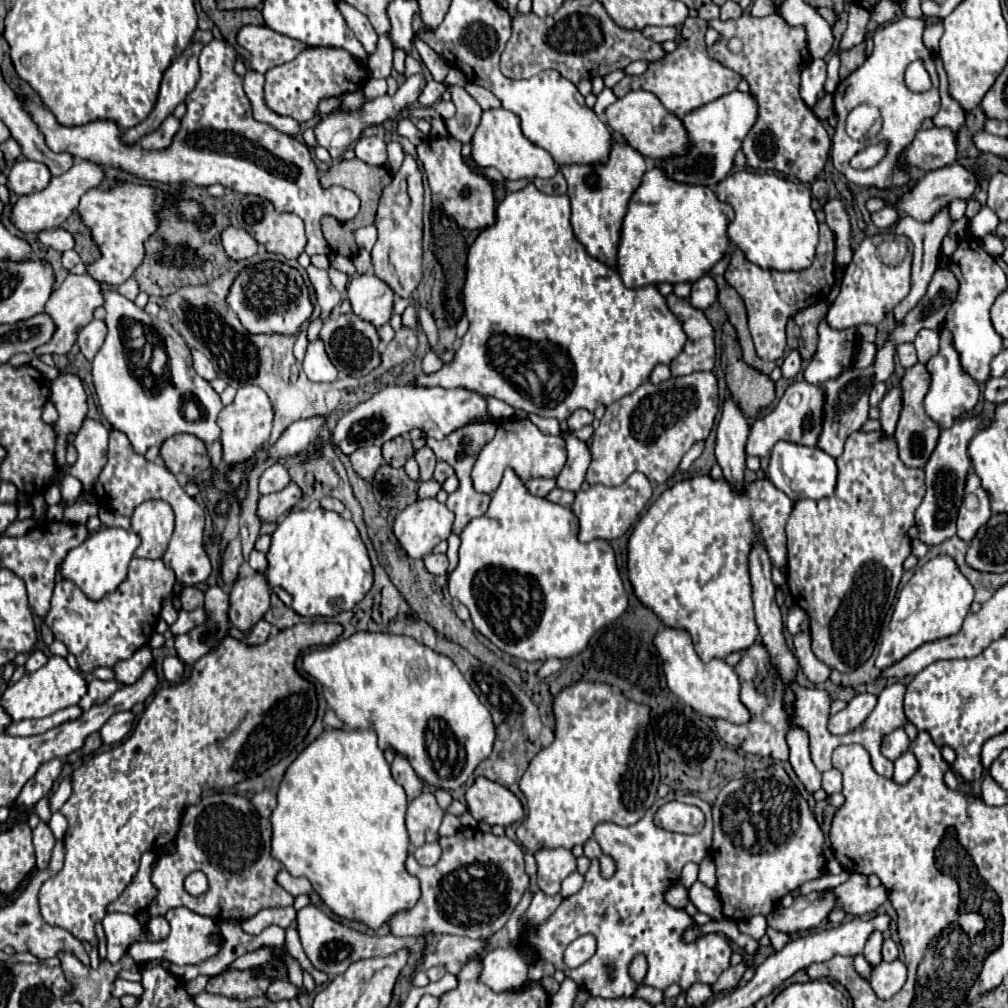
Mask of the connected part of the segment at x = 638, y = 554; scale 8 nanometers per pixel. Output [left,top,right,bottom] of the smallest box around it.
[627,475,793,661]

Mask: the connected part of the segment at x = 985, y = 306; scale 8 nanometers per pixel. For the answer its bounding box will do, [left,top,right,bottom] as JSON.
[943,241,1007,383]

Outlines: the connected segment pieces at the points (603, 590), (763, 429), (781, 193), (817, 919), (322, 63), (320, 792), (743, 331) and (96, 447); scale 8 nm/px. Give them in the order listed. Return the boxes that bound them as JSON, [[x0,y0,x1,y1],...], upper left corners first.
[[449,469,627,661],[747,381,823,457],[717,171,819,271],[767,889,837,933],[265,47,369,123],[271,729,419,929],[719,285,783,375],[63,419,109,499]]

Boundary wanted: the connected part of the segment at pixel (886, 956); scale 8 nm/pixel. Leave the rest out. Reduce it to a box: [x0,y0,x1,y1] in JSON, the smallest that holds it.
[883,939,899,961]

